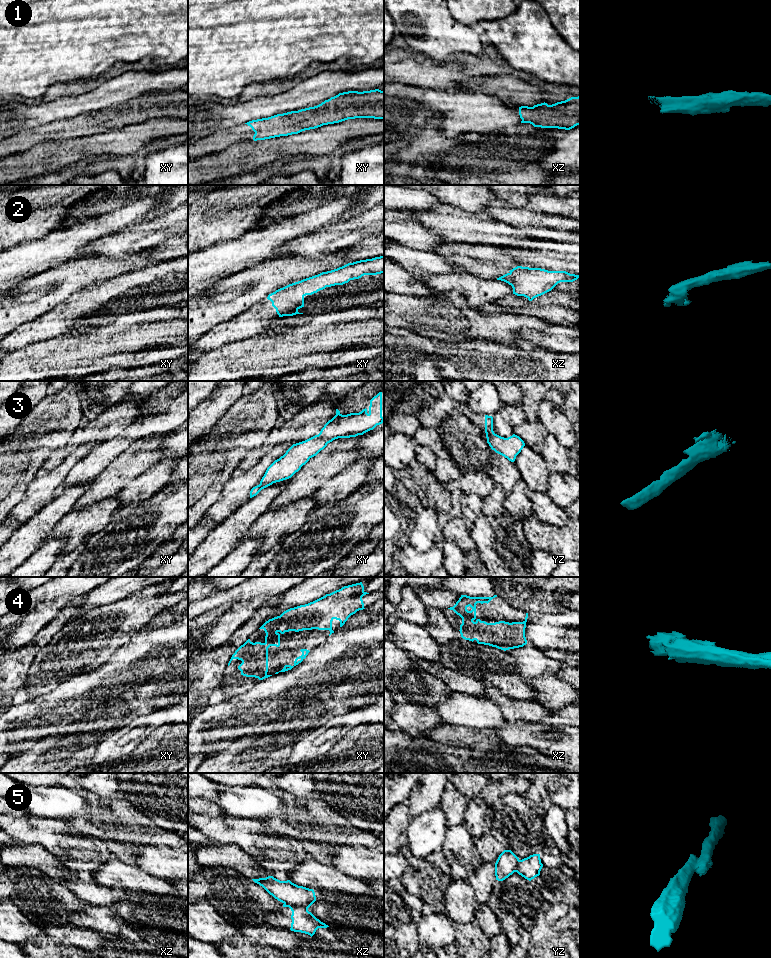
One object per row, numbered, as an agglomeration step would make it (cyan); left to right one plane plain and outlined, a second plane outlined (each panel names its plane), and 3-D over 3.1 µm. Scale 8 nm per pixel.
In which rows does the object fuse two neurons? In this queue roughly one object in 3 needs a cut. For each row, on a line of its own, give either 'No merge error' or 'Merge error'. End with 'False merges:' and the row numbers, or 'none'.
1: No merge error
2: No merge error
3: No merge error
4: No merge error
5: Merge error
False merges: 5

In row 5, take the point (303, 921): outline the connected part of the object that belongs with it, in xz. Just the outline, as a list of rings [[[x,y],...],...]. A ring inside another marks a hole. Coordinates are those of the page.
[[[283,904],[283,907],[289,907],[292,911],[291,931],[305,933],[312,937],[318,928],[329,927],[317,919],[308,911],[308,908],[304,906],[288,906]]]

